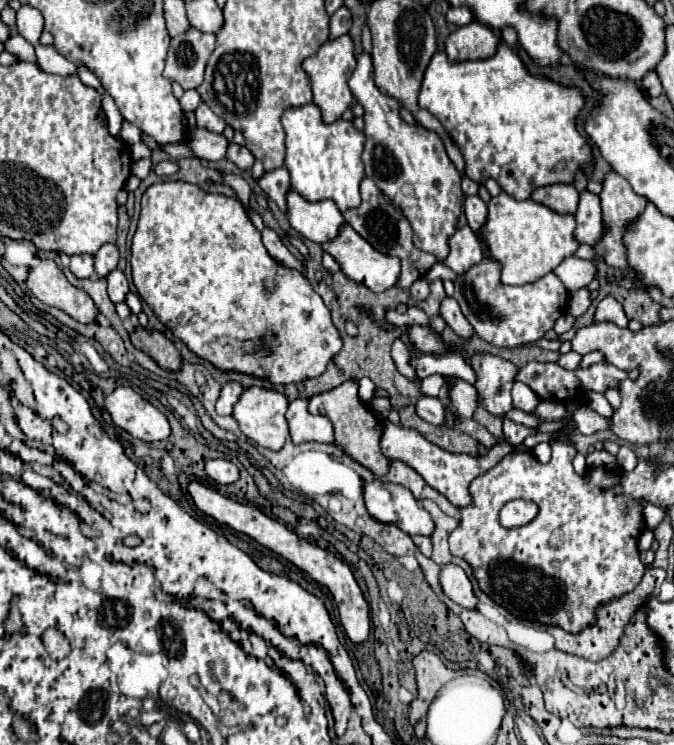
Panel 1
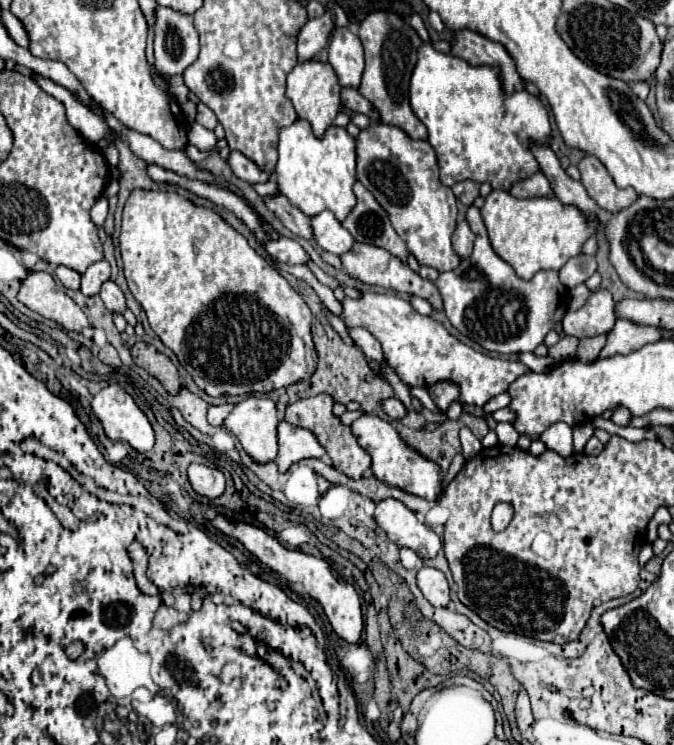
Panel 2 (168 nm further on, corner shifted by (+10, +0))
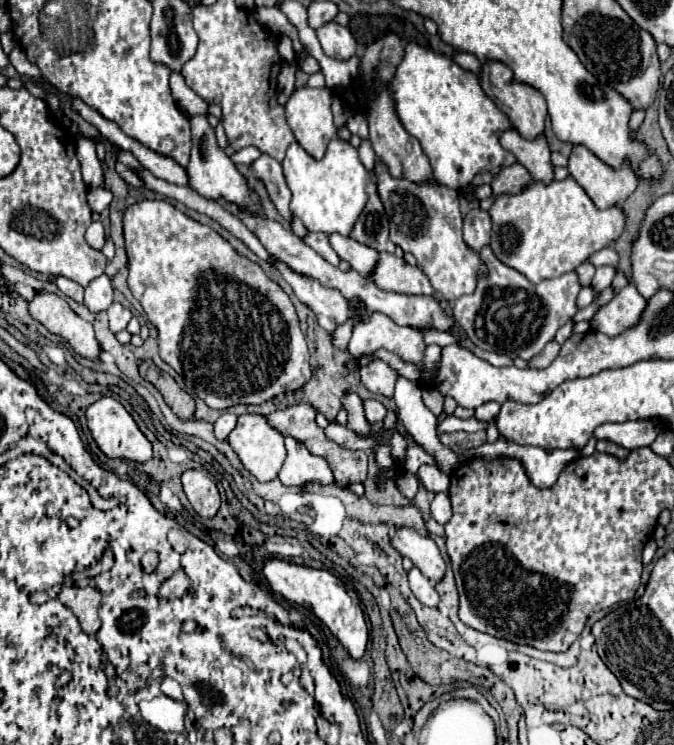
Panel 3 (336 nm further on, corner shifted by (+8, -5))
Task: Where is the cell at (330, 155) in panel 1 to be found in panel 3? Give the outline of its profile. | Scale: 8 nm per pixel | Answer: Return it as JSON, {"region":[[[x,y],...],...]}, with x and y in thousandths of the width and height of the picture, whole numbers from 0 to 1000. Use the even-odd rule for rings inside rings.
{"region":[[[496,185],[487,193],[484,209],[478,215],[469,215],[442,191],[433,191],[424,201],[418,226],[424,247],[433,258],[433,287],[442,290],[463,311],[504,311],[507,317],[516,317],[522,301],[528,298],[546,268],[540,252],[549,242],[549,234],[534,217],[531,201],[507,185]]]}

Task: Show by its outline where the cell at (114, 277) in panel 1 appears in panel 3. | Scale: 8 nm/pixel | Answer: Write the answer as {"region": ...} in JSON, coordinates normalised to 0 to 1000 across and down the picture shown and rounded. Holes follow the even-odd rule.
{"region":[[[175,405],[163,408],[163,413],[160,413],[157,419],[160,419],[160,424],[163,424],[163,440],[166,440],[166,446],[178,446],[178,443],[184,443],[184,440],[190,438],[193,427],[196,427],[193,416],[184,413],[184,411],[175,408]]]}

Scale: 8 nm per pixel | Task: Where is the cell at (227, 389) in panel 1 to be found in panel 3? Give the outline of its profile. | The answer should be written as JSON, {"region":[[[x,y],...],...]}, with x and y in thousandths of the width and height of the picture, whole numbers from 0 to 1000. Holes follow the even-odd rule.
{"region":[[[332,553],[332,556],[318,566],[318,583],[320,583],[320,588],[323,588],[323,591],[335,591],[347,572],[350,572],[350,556]]]}

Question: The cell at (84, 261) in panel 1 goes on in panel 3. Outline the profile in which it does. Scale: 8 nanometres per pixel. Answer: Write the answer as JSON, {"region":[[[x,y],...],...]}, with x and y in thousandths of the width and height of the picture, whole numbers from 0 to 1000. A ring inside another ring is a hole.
{"region":[[[86,370],[86,373],[83,373],[83,384],[86,384],[101,400],[110,400],[113,405],[122,405],[122,400],[125,400],[125,387],[122,387],[116,379],[110,379],[110,376],[104,376],[104,373],[95,373],[95,370]]]}

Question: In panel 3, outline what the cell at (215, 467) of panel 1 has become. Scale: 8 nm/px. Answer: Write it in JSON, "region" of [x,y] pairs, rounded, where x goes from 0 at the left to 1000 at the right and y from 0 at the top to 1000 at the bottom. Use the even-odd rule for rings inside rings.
{"region":[[[276,631],[270,636],[270,652],[273,652],[273,660],[276,660],[282,677],[300,695],[315,695],[323,687],[323,682],[329,677],[326,660],[323,660],[320,650],[303,634]]]}

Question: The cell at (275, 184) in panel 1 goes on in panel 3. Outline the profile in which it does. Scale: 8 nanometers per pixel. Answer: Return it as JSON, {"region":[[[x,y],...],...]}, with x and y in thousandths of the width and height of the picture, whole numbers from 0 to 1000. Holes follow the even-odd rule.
{"region":[[[454,311],[454,317],[451,317],[448,322],[451,322],[463,336],[469,336],[484,352],[501,357],[504,346],[501,346],[499,338],[490,333],[490,328],[487,328],[487,317],[484,317],[484,314],[478,314],[478,311]]]}

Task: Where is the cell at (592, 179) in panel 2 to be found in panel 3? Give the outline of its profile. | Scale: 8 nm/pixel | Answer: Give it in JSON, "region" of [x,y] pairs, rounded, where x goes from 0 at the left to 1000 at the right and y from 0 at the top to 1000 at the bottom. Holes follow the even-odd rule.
{"region":[[[852,196],[843,228],[890,282],[917,277],[947,250],[947,239],[941,236],[935,223],[911,228],[890,212],[884,212],[869,196]]]}

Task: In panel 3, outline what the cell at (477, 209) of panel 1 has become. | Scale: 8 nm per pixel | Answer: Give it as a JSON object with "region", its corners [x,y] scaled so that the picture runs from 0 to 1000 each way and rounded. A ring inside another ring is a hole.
{"region":[[[724,330],[712,336],[712,346],[721,357],[721,368],[709,370],[706,389],[697,397],[682,397],[671,405],[674,430],[682,435],[694,456],[715,470],[757,481],[792,481],[822,454],[825,443],[858,419],[855,397],[864,384],[858,381],[855,365],[789,381],[763,360],[745,354]]]}

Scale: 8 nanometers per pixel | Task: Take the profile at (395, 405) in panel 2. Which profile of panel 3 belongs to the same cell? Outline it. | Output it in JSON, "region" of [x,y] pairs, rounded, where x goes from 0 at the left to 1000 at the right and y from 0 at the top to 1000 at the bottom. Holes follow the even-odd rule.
{"region":[[[555,534],[540,540],[540,550],[543,550],[543,558],[546,558],[549,566],[570,566],[570,561],[576,556],[573,545],[564,537],[555,537]]]}

